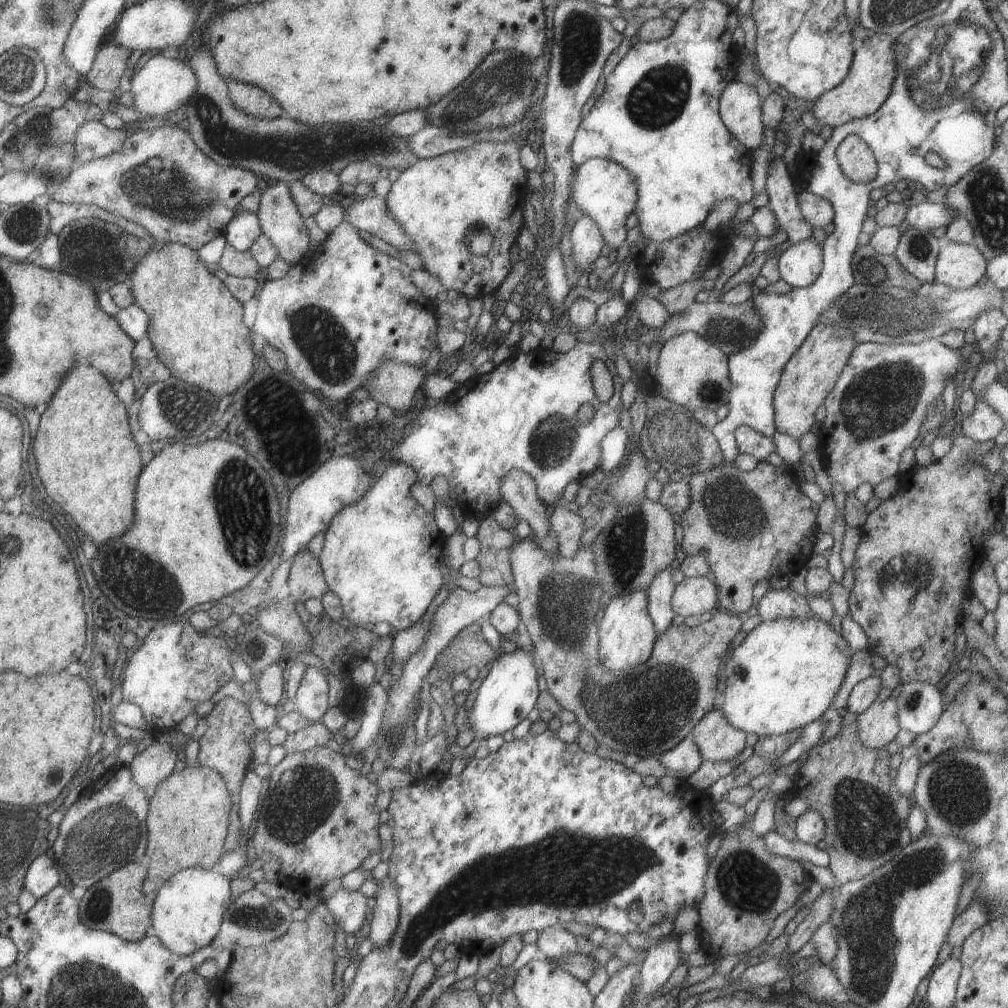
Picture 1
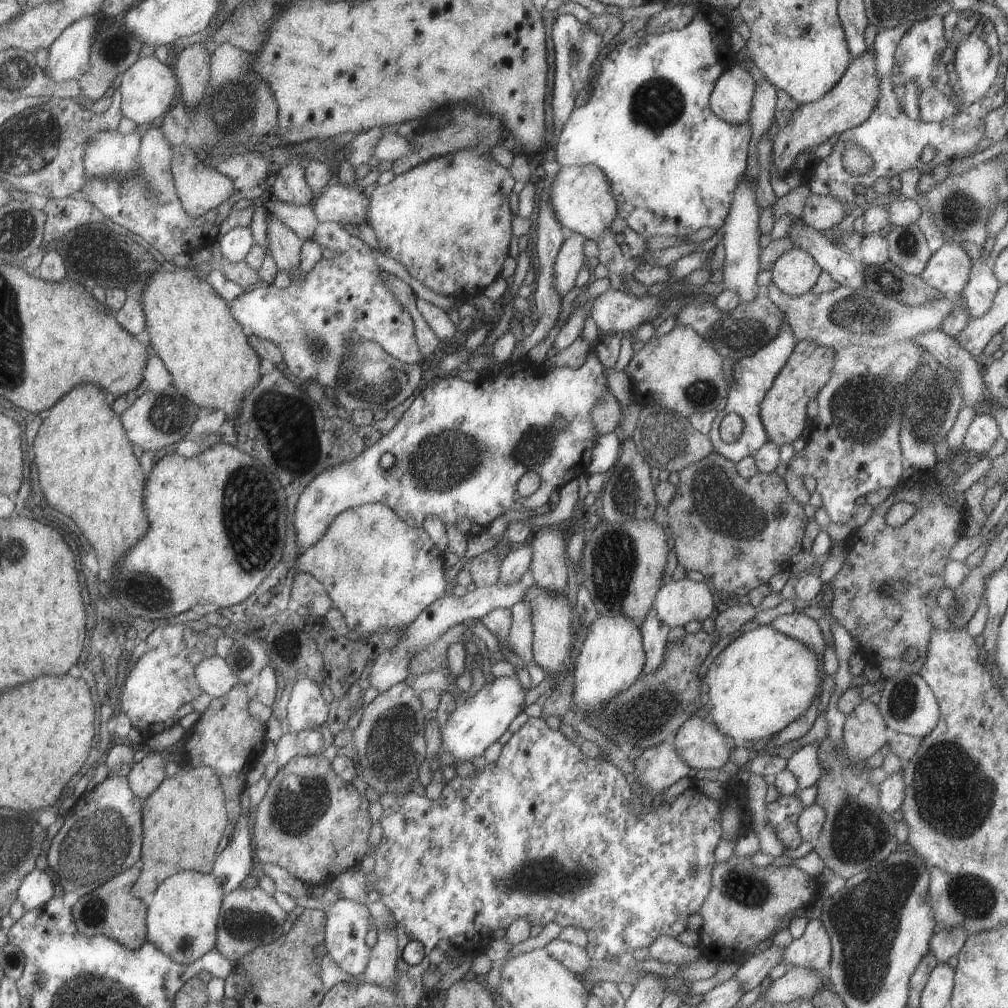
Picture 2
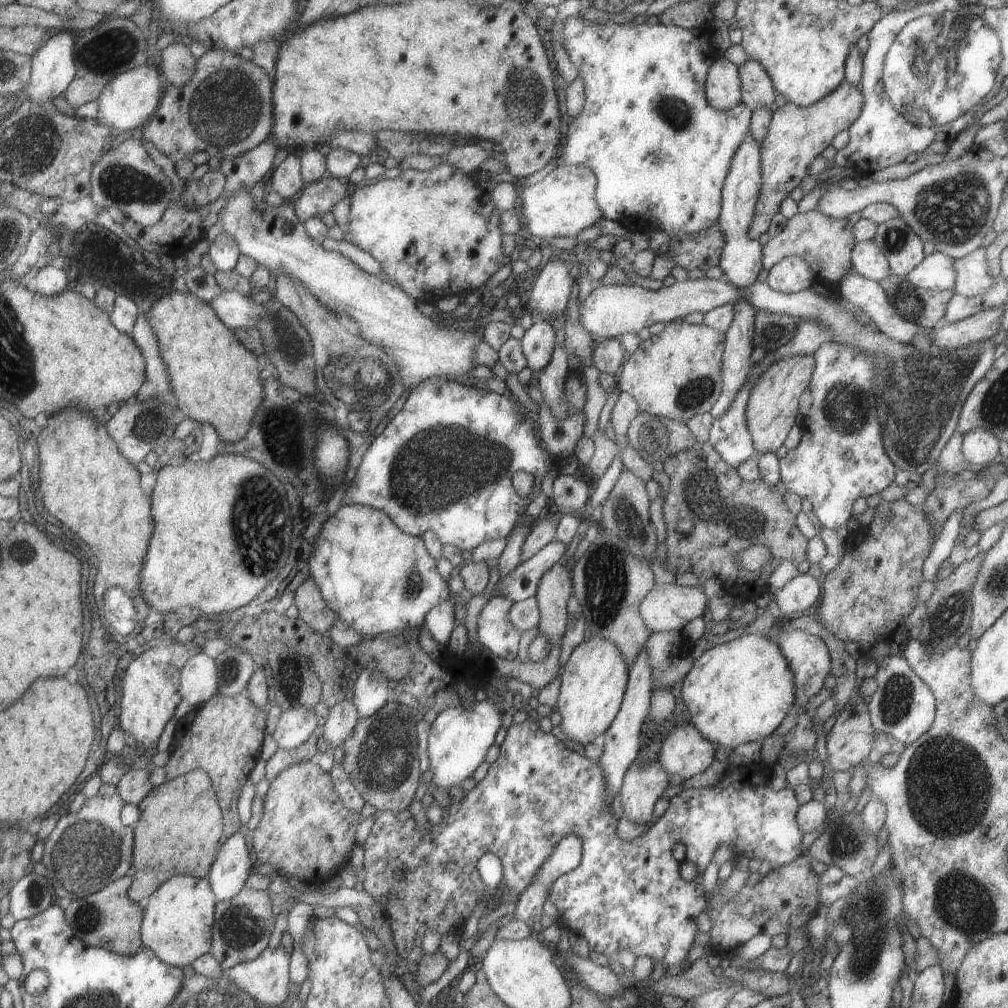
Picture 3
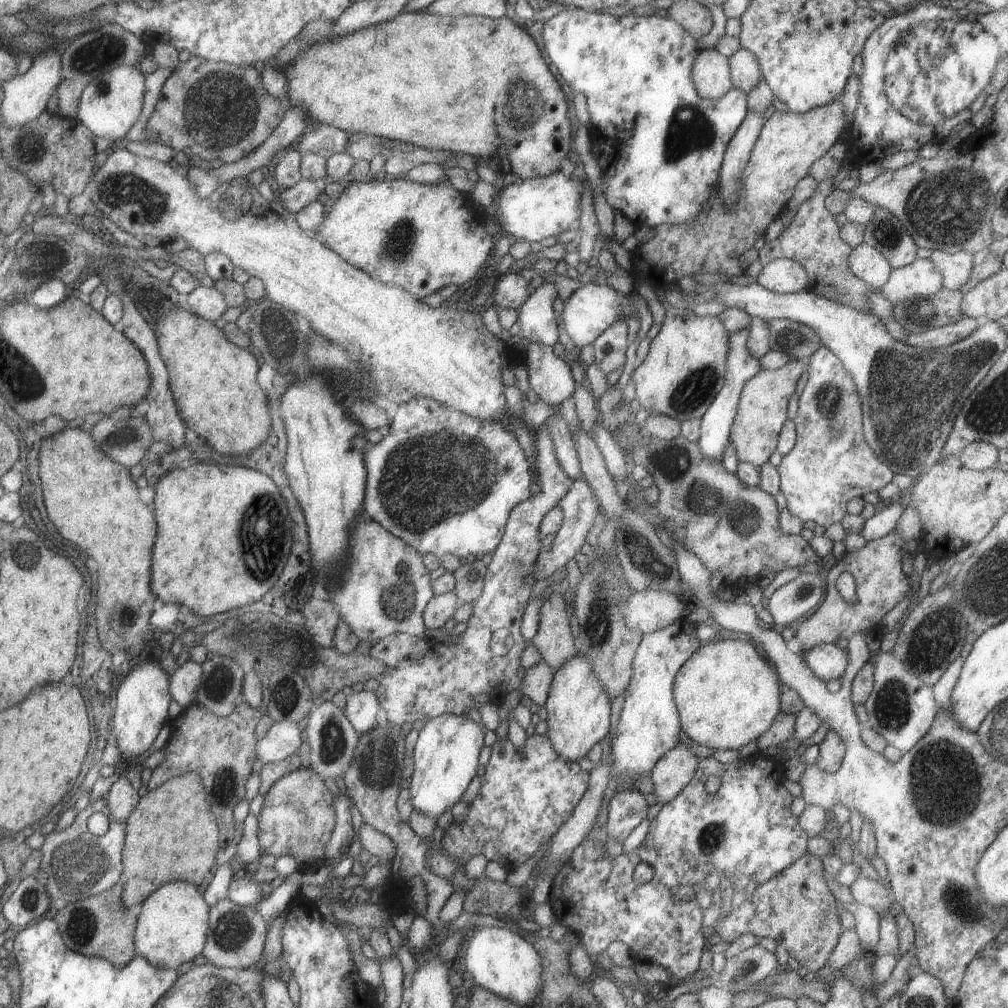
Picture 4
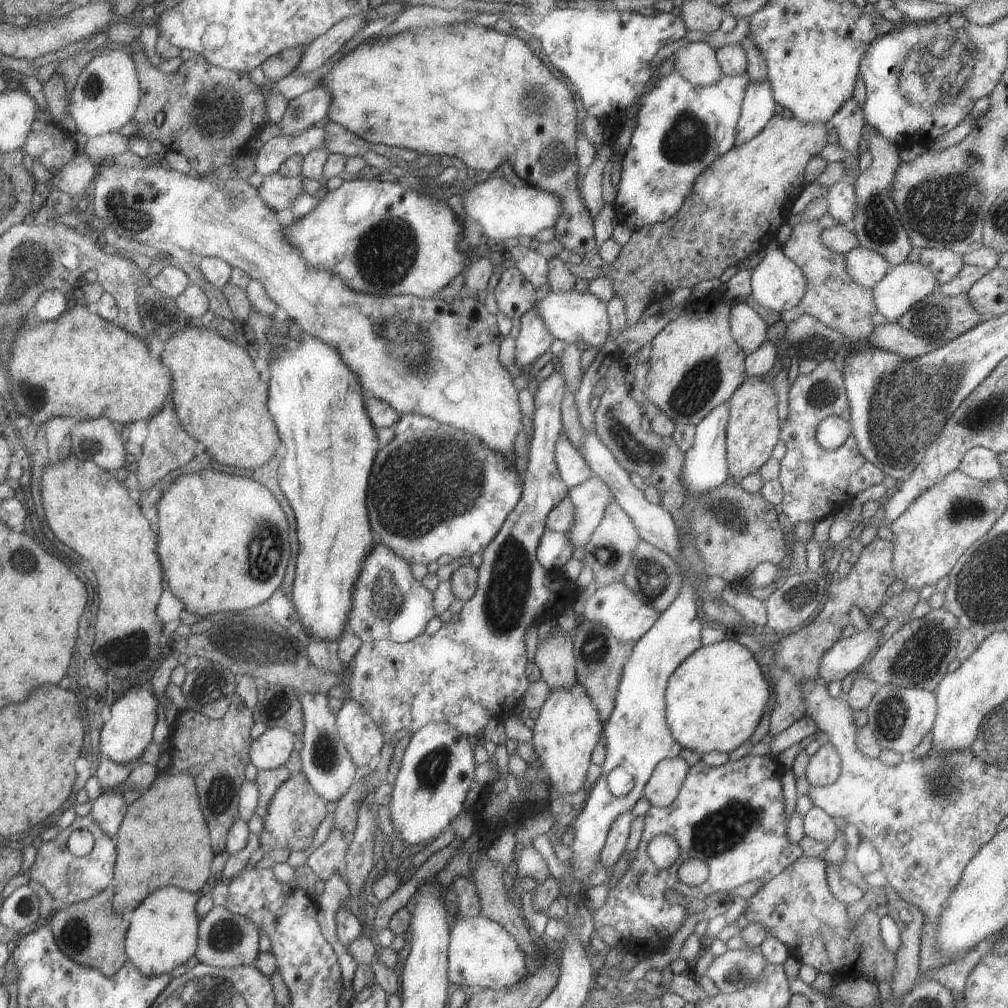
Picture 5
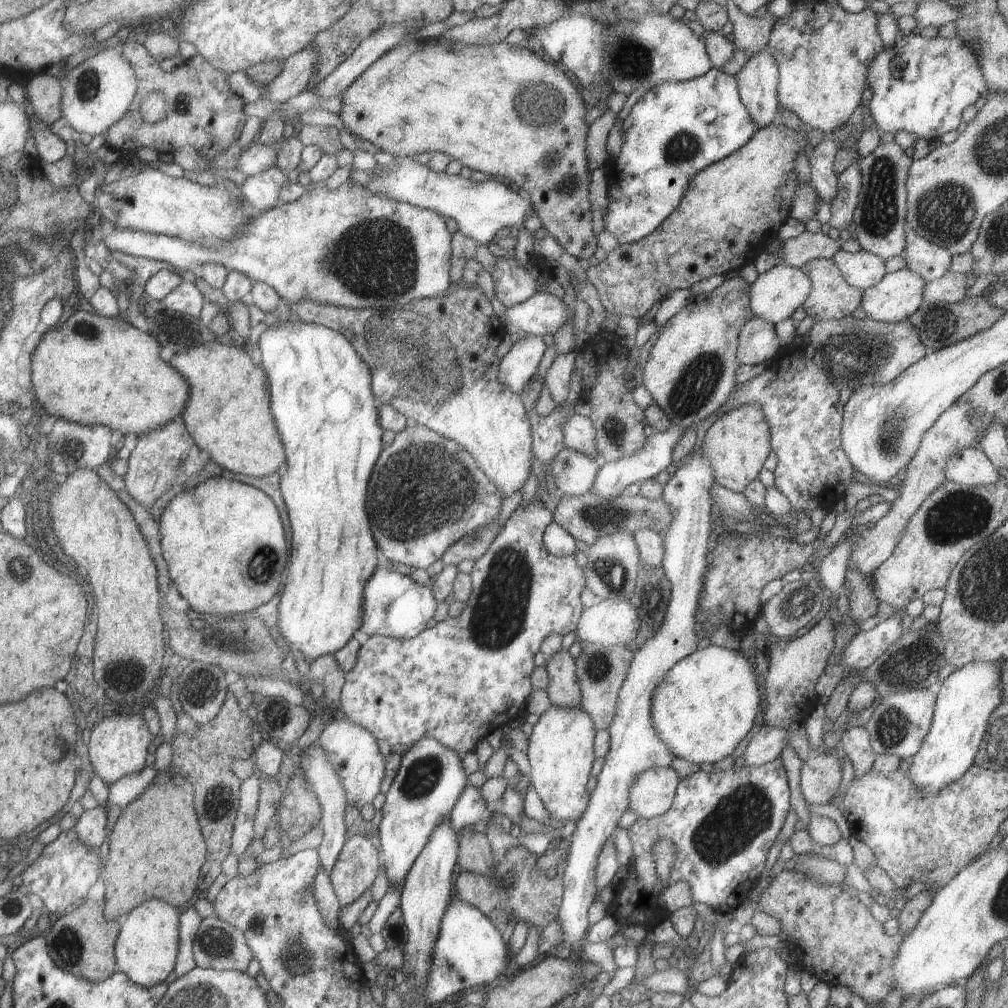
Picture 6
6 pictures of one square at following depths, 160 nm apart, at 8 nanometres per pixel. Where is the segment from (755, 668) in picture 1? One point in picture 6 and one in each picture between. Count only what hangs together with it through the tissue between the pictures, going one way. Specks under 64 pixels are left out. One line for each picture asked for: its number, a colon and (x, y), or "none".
2: (754, 685)
3: (737, 692)
4: (726, 693)
5: (714, 699)
6: (706, 703)

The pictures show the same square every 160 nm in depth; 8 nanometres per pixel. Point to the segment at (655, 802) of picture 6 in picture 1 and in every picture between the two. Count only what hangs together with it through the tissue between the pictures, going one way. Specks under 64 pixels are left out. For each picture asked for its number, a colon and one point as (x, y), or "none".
1: (716, 740)
2: (698, 742)
3: (684, 751)
4: (674, 769)
5: (661, 788)

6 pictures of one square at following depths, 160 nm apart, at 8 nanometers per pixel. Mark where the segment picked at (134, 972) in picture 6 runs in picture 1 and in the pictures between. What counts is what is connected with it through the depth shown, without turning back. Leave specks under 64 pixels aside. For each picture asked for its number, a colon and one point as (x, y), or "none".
1: (187, 910)
2: (181, 918)
3: (177, 922)
4: (171, 927)
5: (162, 933)

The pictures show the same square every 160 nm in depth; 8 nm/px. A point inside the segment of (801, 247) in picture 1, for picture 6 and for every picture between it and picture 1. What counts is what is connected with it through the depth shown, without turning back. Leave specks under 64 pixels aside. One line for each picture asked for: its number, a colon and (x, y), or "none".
2: (794, 272)
3: (791, 274)
4: (780, 275)
5: (777, 283)
6: (775, 295)

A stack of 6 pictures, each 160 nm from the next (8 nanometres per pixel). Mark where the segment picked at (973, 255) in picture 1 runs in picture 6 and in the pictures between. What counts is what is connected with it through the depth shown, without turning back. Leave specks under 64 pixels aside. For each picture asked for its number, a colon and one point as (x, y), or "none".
2: (947, 270)
3: (935, 272)
4: (921, 278)
5: (904, 285)
6: (896, 296)

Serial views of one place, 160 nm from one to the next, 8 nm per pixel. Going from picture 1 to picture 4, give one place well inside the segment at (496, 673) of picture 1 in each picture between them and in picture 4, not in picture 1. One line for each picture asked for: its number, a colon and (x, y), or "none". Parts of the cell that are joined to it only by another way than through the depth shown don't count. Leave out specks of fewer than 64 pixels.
2: (482, 718)
3: (458, 740)
4: (445, 754)

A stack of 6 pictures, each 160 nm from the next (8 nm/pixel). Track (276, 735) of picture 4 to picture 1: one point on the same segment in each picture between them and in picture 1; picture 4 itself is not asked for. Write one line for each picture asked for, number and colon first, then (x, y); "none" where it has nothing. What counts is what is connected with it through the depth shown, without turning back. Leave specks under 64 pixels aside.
1: (311, 698)
2: (305, 709)
3: (294, 725)

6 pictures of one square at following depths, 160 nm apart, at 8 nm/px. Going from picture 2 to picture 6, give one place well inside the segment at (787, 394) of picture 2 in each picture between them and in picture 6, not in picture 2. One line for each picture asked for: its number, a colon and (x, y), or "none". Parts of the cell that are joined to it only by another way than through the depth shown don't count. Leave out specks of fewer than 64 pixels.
3: (770, 410)
4: (760, 413)
5: (753, 428)
6: (736, 445)

